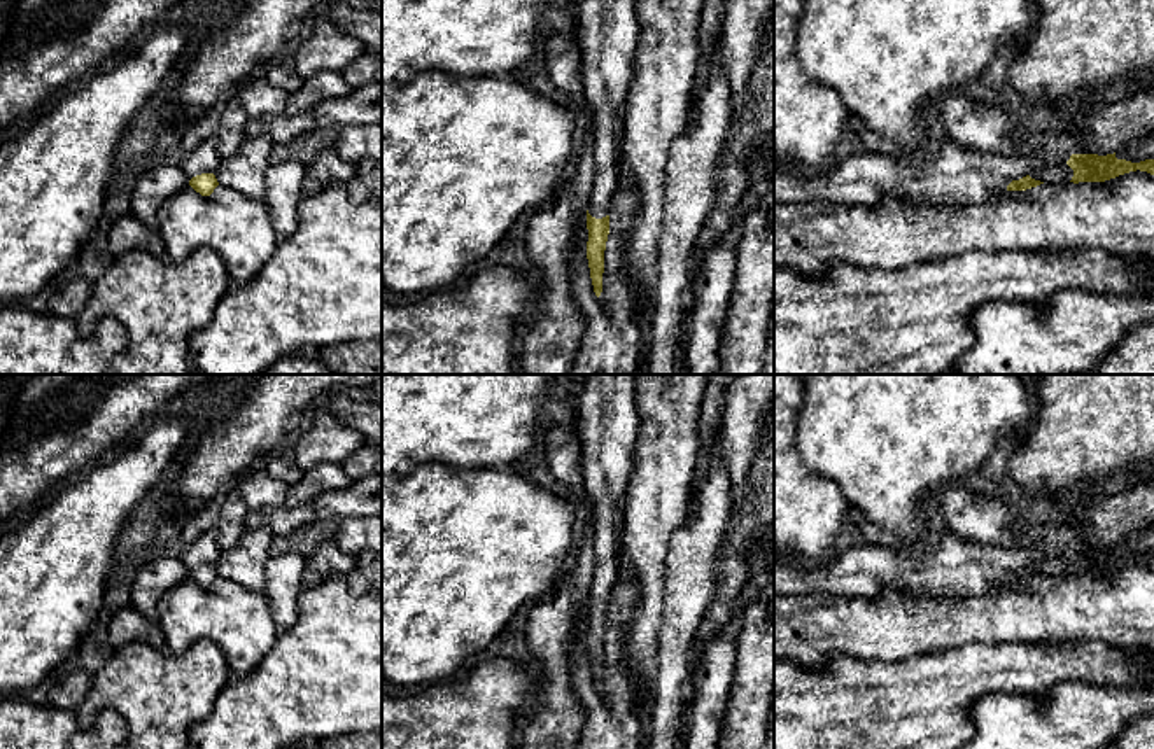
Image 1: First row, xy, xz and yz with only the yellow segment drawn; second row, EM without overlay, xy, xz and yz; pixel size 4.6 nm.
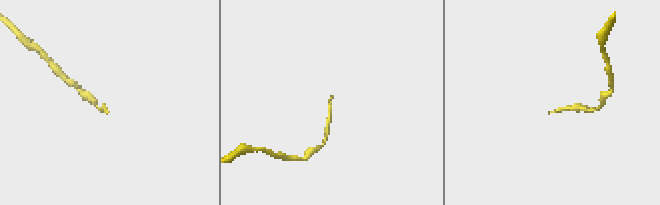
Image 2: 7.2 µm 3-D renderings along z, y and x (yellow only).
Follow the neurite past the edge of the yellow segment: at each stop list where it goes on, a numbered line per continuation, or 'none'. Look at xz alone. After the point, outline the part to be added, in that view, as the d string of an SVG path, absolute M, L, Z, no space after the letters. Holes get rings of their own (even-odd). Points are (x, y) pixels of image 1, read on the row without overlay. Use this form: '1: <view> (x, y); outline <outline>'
1: xz (608, 420); outline M583 374L576 401L585 495L594 513L595 569L588 606L602 611L620 576L629 480L639 432L637 374Z

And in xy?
1: xy (204, 552); outline M217 528L203 532L182 555L184 565L193 570L201 565L215 565L221 550L217 546Z

